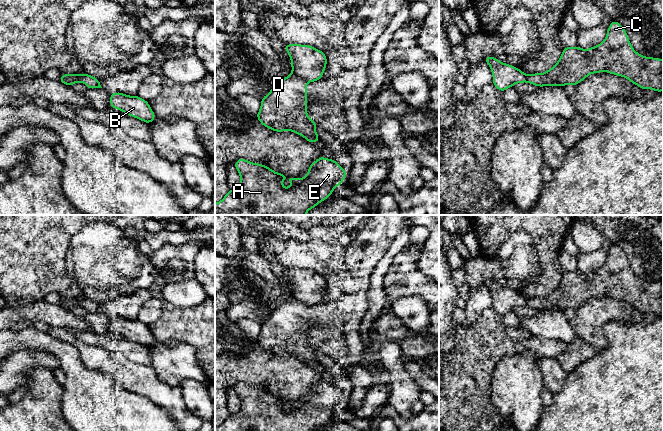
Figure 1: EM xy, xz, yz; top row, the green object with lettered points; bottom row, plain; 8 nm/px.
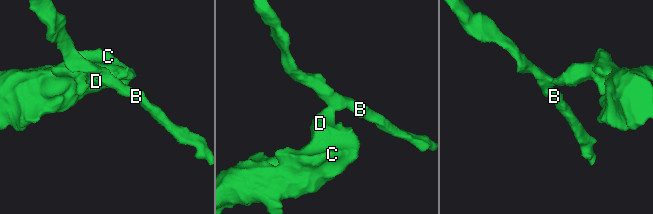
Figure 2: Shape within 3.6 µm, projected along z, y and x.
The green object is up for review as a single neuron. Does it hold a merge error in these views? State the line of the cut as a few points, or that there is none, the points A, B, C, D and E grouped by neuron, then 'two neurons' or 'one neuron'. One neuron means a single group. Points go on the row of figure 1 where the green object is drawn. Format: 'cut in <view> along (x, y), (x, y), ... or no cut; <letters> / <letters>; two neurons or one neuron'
cut in xz along (292, 72), (307, 81); A C D E / B; two neurons

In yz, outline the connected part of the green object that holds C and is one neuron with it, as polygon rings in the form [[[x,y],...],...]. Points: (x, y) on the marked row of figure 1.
[[[612,21],[607,29],[605,39],[589,49],[564,47],[557,63],[544,73],[528,74],[526,82],[538,87],[578,85],[586,77],[594,73],[608,72],[625,77],[639,88],[663,91],[663,60],[661,58],[645,57],[636,52],[628,38],[626,30],[617,21]]]

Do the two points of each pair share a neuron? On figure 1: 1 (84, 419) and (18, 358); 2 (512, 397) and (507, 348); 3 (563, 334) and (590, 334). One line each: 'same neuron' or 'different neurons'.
1: different neurons
2: different neurons
3: different neurons

